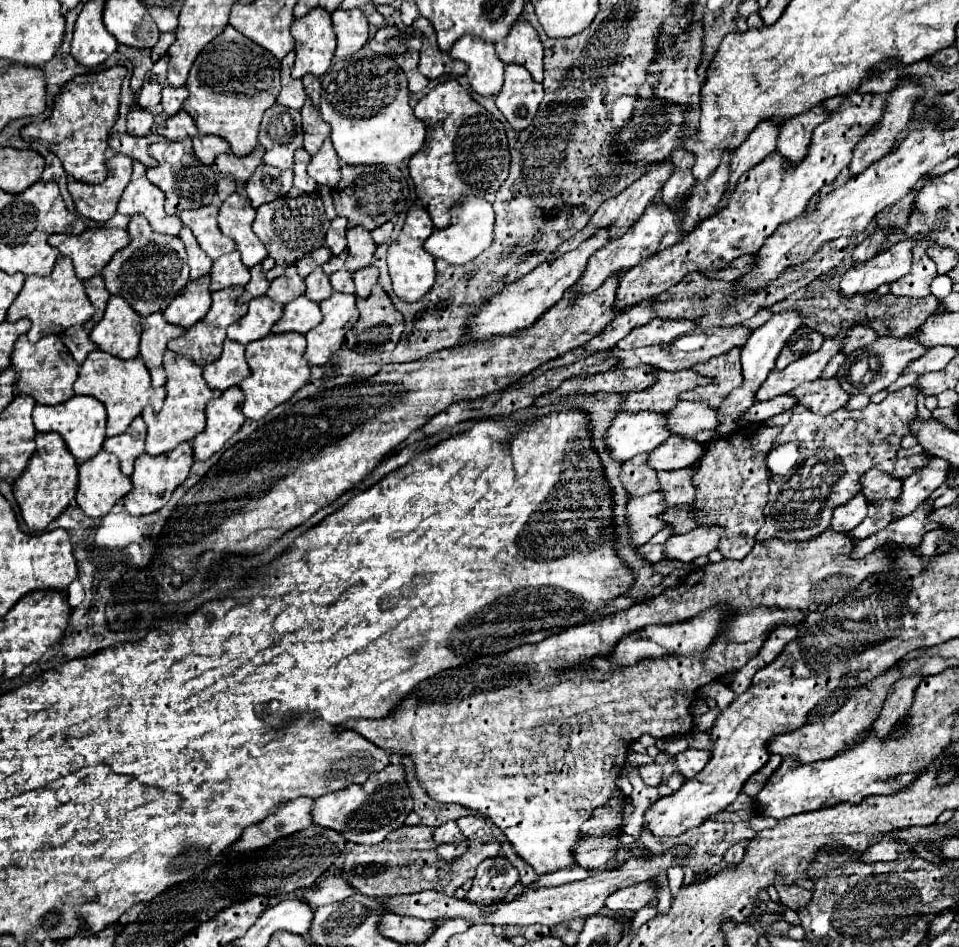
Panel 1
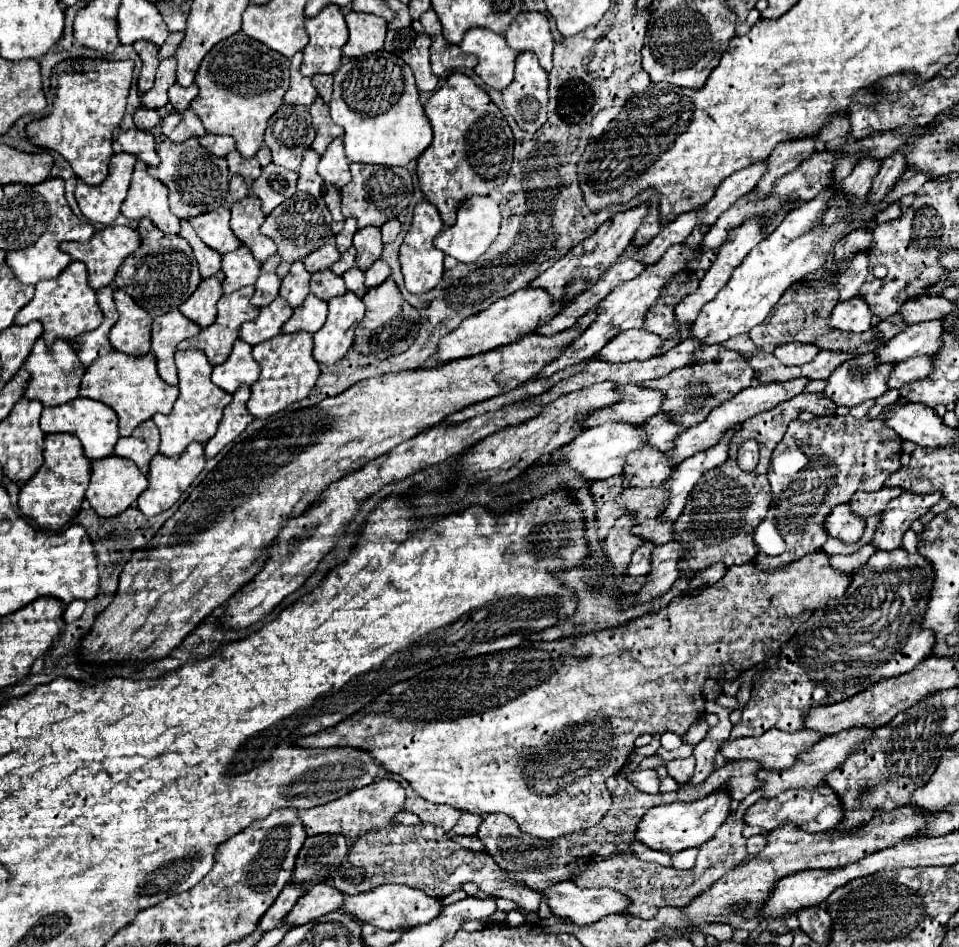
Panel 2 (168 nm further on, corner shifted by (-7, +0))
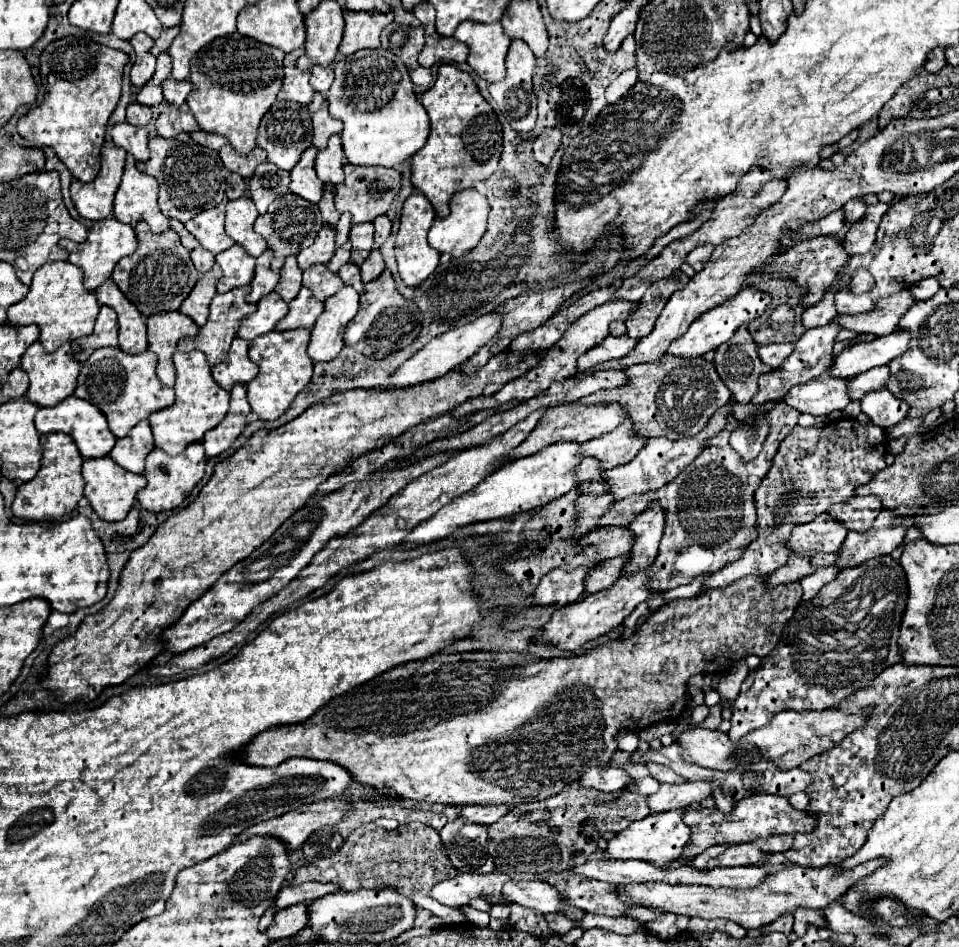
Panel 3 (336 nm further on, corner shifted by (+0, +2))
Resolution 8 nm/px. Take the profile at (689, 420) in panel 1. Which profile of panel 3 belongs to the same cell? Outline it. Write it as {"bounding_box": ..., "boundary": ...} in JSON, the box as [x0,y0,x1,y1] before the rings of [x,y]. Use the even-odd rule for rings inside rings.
{"bounding_box":[579,420,647,470],"boundary":[[[625,420],[615,430],[581,444],[579,456],[597,458],[601,462],[601,468],[609,470],[617,464],[633,460],[633,456],[637,456],[637,452],[645,446],[645,442],[647,440],[637,440],[637,436],[633,436],[631,424],[629,420]]]}

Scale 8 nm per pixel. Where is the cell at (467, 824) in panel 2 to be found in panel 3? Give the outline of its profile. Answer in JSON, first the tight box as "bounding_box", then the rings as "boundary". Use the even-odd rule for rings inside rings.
{"bounding_box":[461,804,511,824],"boundary":[[[499,804],[499,806],[465,806],[461,812],[461,818],[475,822],[475,824],[493,824],[497,822],[501,816],[505,816],[511,810],[511,806],[507,804]]]}

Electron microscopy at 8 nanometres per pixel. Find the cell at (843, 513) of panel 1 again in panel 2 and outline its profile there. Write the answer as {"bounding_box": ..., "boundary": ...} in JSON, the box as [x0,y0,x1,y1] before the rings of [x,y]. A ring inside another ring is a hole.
{"bounding_box":[826,504,866,542],"boundary":[[[840,504],[832,508],[832,512],[826,518],[828,534],[844,542],[856,542],[862,536],[864,528],[866,528],[866,520],[858,518],[858,514],[852,512],[850,504]]]}

